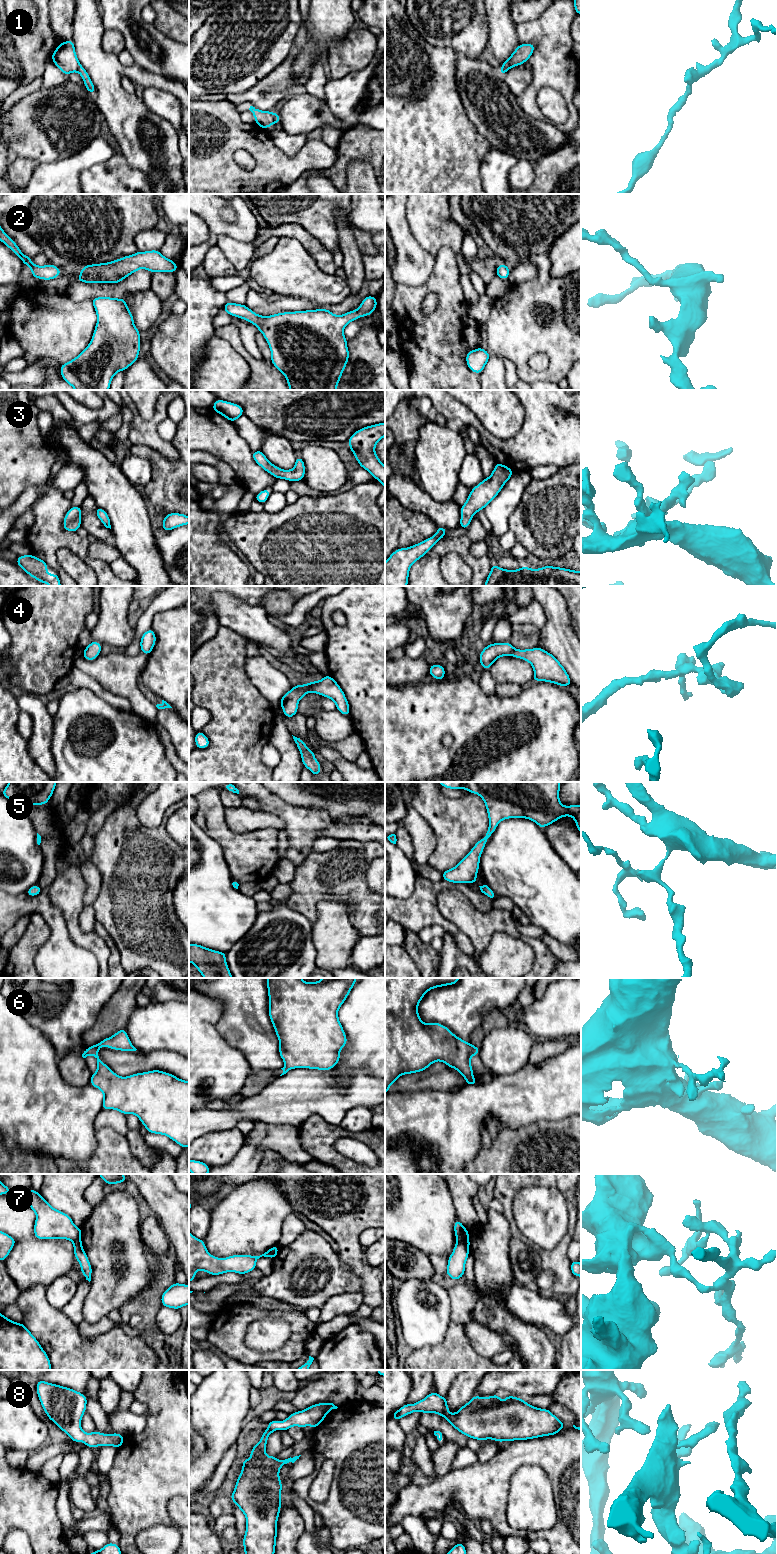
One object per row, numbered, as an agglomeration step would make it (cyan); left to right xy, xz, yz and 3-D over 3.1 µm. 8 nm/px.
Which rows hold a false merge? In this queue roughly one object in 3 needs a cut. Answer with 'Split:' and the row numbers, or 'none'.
Split: 1, 7

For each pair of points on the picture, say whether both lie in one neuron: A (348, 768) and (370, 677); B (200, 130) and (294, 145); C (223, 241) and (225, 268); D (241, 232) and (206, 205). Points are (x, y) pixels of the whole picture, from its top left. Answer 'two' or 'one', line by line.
A: two
B: two
C: two
D: one

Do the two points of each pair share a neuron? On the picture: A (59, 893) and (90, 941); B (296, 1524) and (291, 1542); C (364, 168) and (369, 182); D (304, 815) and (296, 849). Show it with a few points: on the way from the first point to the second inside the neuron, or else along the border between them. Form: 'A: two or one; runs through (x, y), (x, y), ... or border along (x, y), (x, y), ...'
A: one; runs through (71, 906), (72, 925), (77, 931)
B: one; runs through (292, 1528), (291, 1538)
C: one; runs through (364, 171), (366, 179)
D: one; runs through (304, 823), (301, 841)

